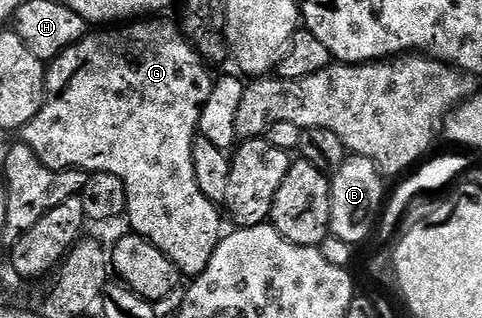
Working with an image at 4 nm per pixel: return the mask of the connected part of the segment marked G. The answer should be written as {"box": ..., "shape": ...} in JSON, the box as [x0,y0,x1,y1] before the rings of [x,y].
{"box":[20,20,224,276],"shape":[[[134,20],[129,24],[119,25],[117,28],[102,28],[99,34],[94,34],[94,32],[87,33],[86,37],[82,38],[76,44],[72,44],[65,50],[65,52],[60,55],[59,58],[54,59],[53,62],[49,63],[47,72],[46,72],[46,95],[44,96],[44,100],[42,101],[42,107],[40,108],[40,112],[38,115],[31,120],[26,126],[22,127],[20,131],[21,141],[29,148],[31,152],[39,158],[44,165],[50,170],[72,170],[79,169],[83,172],[89,172],[90,174],[111,174],[112,176],[119,179],[122,182],[123,188],[126,190],[126,204],[124,207],[124,218],[127,218],[130,221],[129,229],[133,231],[133,233],[138,234],[141,238],[146,238],[147,241],[151,243],[151,245],[155,246],[163,253],[168,260],[172,262],[172,264],[177,268],[179,275],[186,276],[186,274],[190,274],[189,276],[197,276],[204,272],[204,268],[208,268],[208,260],[212,260],[212,252],[216,252],[216,248],[218,247],[220,239],[223,237],[224,229],[222,230],[222,218],[223,215],[220,213],[218,215],[218,210],[214,207],[215,203],[211,201],[211,199],[206,198],[200,192],[200,188],[197,187],[196,184],[196,176],[193,174],[193,144],[196,135],[198,134],[198,120],[200,118],[200,112],[204,108],[204,104],[208,100],[208,96],[210,95],[210,88],[212,85],[212,77],[210,78],[210,74],[206,69],[208,69],[207,63],[204,61],[201,54],[198,53],[197,50],[194,49],[193,46],[190,45],[190,39],[186,37],[185,34],[182,33],[181,29],[177,25],[169,26],[166,22],[150,22],[154,20]]]}

